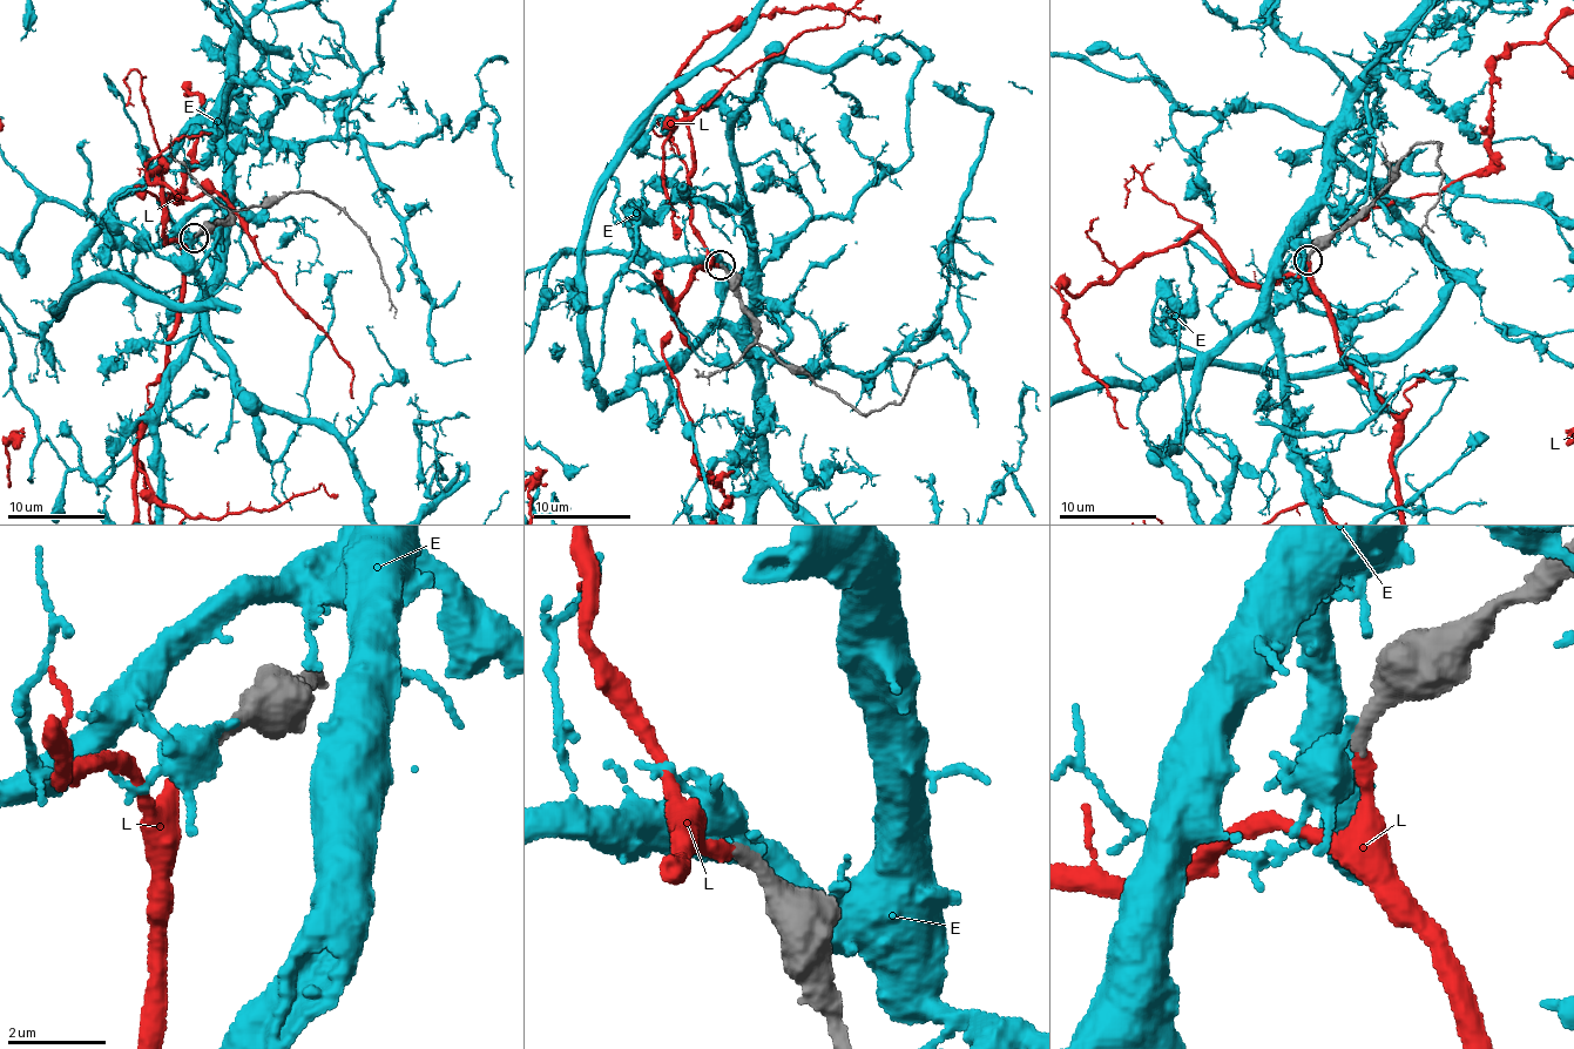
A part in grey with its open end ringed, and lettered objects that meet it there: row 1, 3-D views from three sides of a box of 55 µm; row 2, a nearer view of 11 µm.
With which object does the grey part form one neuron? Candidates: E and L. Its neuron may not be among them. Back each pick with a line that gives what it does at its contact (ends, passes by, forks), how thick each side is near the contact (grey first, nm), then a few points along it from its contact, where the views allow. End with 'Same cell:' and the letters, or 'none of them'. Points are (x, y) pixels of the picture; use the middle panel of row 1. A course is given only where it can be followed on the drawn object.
L: it ends there; 300 nm thick on the grey side, 320 nm on the other
Same cell: L

